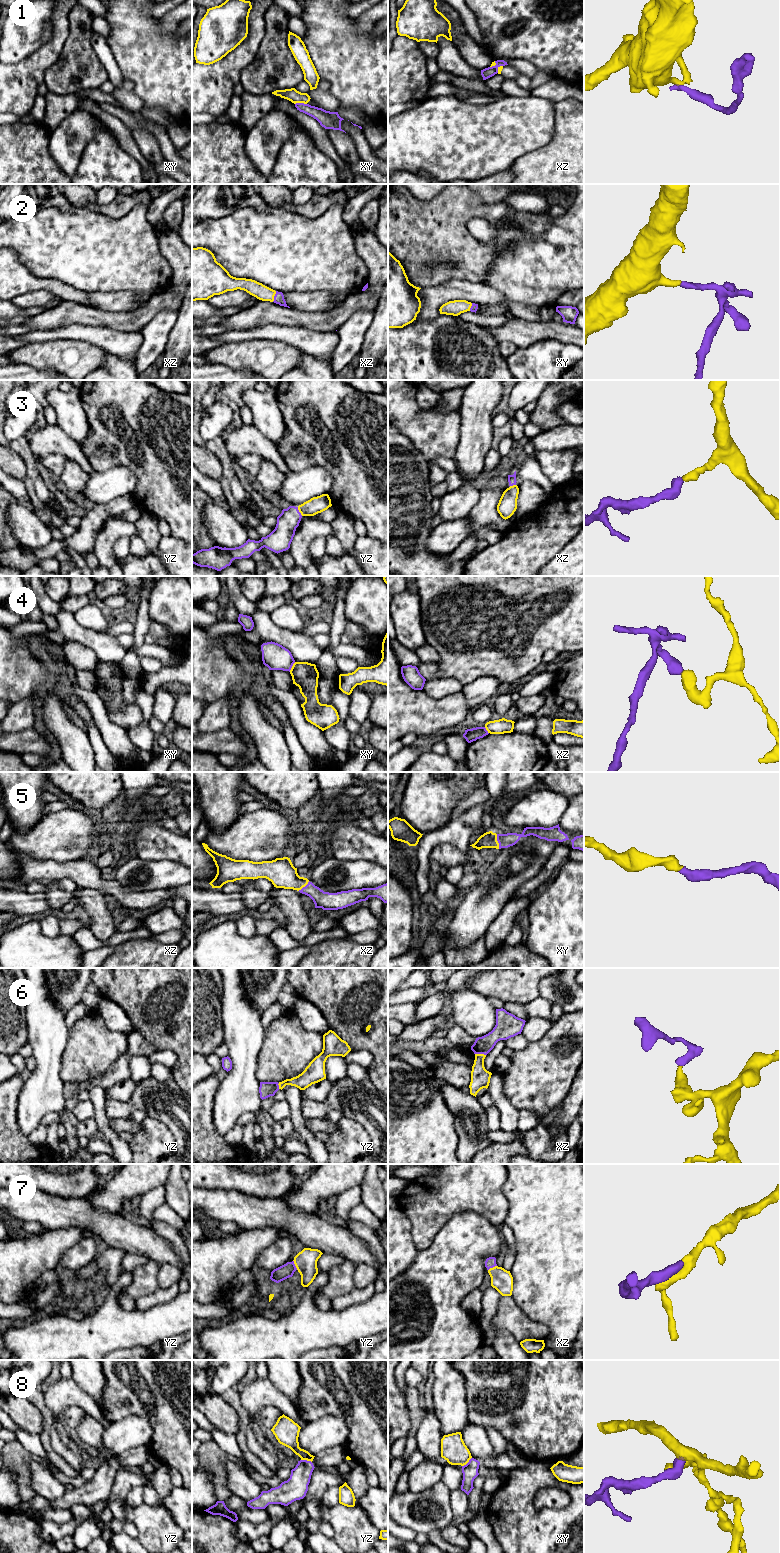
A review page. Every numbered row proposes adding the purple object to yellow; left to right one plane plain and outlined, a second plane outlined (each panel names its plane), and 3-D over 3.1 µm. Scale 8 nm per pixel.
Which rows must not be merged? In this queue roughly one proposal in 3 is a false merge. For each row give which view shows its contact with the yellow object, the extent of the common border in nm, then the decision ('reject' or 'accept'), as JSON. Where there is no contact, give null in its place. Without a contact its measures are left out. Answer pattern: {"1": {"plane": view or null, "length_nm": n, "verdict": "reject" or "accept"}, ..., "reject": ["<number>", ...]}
{"1": {"plane": "xy", "length_nm": 100, "verdict": "reject"}, "2": {"plane": "xz", "length_nm": 90, "verdict": "accept"}, "3": {"plane": "yz", "length_nm": 80, "verdict": "accept"}, "4": {"plane": "xy", "length_nm": 90, "verdict": "reject"}, "5": {"plane": "xy", "length_nm": 120, "verdict": "accept"}, "6": {"plane": "xz", "length_nm": 90, "verdict": "accept"}, "7": {"plane": "yz", "length_nm": 90, "verdict": "accept"}, "8": {"plane": "yz", "length_nm": 90, "verdict": "reject"}, "reject": ["1", "4", "8"]}

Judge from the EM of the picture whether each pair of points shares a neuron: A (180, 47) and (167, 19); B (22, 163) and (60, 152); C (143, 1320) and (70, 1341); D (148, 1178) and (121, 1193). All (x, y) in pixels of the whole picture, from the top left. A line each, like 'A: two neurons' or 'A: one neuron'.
A: two neurons
B: two neurons
C: one neuron
D: one neuron

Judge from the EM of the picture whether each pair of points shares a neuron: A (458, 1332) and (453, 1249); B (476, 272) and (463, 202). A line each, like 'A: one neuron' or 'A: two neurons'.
A: one neuron
B: one neuron

